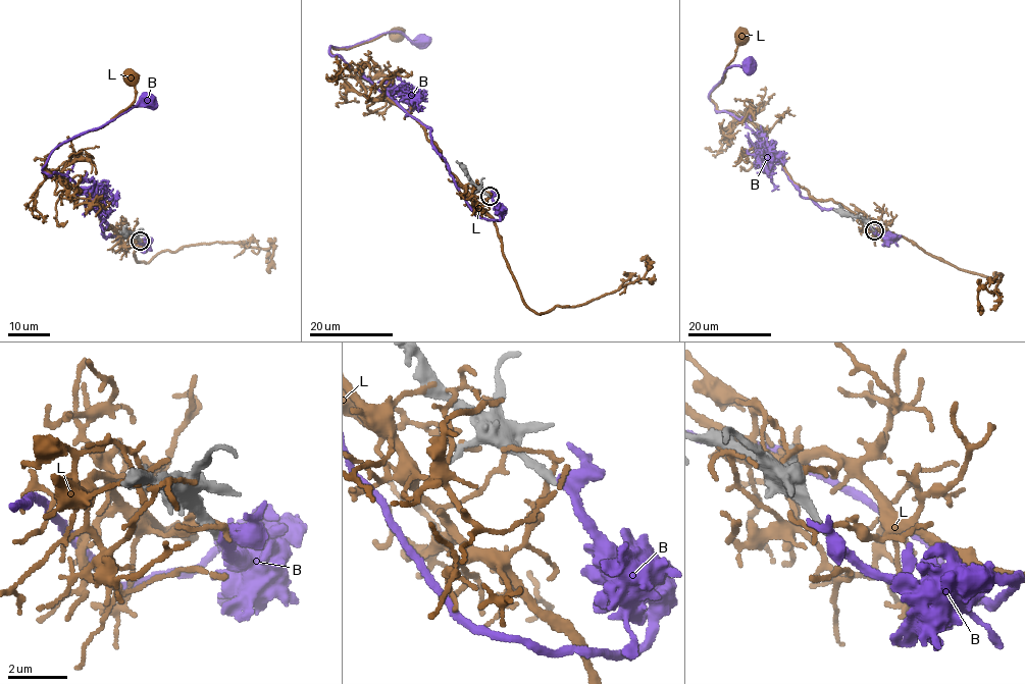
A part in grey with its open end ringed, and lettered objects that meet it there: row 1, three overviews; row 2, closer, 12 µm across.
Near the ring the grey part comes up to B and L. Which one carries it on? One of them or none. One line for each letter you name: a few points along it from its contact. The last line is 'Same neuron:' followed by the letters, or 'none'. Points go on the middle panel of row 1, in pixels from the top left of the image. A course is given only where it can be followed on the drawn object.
B: course (490, 196), (501, 218), (479, 217), (430, 129), (329, 53), (330, 46), (395, 32), (412, 42), (427, 38)
Same neuron: B

